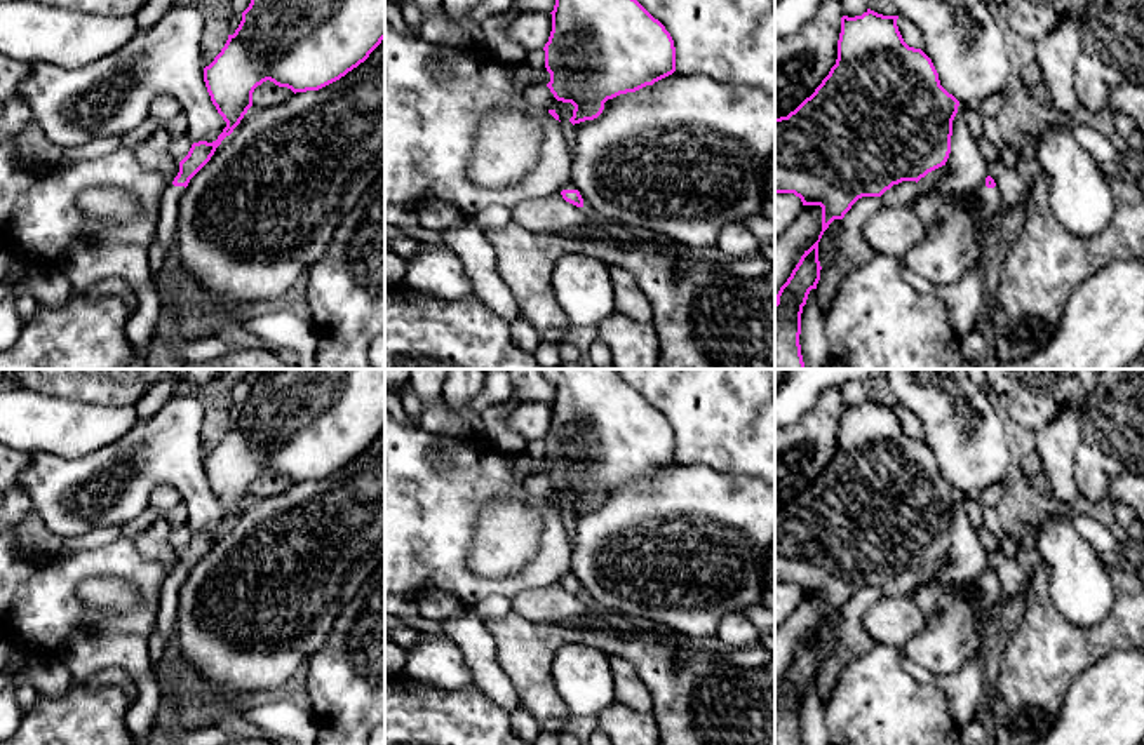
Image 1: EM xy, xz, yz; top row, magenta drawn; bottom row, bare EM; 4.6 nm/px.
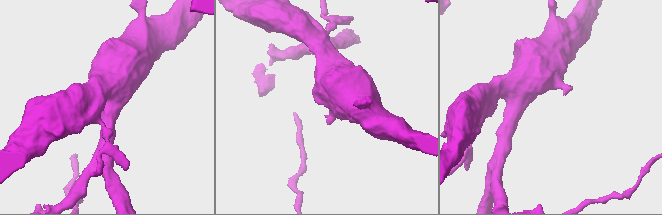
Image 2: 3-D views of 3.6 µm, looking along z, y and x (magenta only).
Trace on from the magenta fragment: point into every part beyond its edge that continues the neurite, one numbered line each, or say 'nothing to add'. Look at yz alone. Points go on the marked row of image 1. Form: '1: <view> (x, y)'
1: yz (989, 204)

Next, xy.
1: xy (166, 228)

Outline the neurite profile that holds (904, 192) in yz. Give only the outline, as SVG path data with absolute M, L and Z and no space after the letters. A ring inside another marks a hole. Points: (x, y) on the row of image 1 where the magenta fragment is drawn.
M902 181L881 195L881 204L883 207L900 207L909 204L919 191L916 181Z

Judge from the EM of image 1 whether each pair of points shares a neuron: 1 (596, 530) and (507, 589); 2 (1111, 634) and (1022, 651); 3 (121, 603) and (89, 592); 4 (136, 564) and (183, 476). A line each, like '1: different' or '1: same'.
1: different
2: same
3: same
4: different

